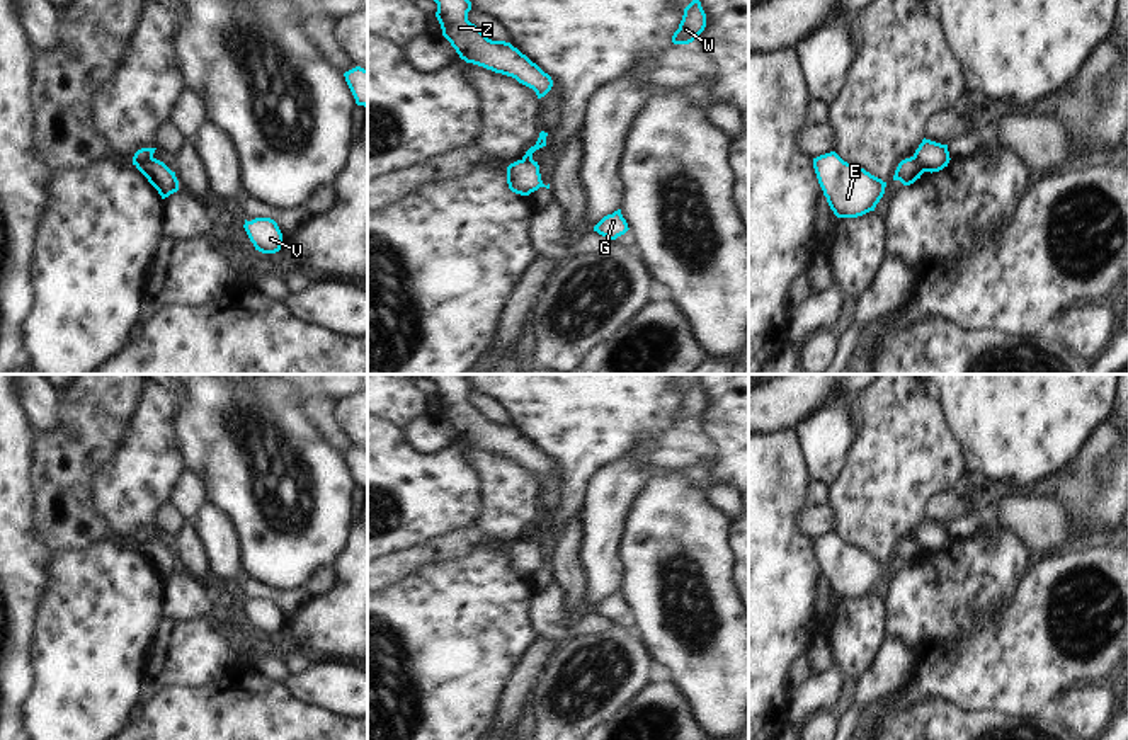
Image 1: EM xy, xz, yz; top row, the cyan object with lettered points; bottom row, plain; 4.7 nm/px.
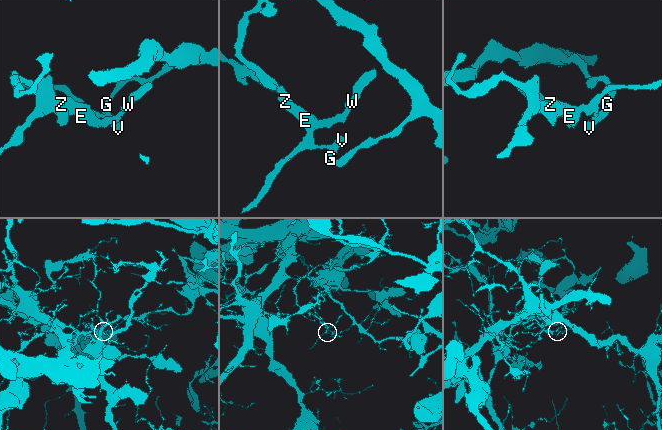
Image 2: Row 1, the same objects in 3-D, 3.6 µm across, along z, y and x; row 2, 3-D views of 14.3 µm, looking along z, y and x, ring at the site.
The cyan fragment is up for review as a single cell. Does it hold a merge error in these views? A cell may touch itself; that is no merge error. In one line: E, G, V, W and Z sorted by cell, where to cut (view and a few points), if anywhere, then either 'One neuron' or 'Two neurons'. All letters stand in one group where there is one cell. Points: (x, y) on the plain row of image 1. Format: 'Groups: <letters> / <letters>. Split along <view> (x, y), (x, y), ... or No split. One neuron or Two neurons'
Groups: E W Z / G V. Split along xy (153, 540), (142, 541), (136, 546). Two neurons

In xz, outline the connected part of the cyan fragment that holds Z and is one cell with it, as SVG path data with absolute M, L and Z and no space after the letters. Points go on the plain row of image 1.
M413 374L413 378L429 378L437 384L436 398L442 417L461 441L516 459L519 464L533 470L538 480L551 471L551 458L536 444L510 424L488 420L468 401L471 383L464 374Z

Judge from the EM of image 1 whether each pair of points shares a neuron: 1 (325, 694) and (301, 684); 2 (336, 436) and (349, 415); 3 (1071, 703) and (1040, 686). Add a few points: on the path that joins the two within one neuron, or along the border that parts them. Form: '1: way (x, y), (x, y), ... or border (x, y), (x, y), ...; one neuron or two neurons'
1: way (320, 689), (307, 688); one neuron
2: border (334, 402), (334, 422), (349, 439); two neurons
3: border (1094, 681), (1065, 689), (1045, 711); two neurons

